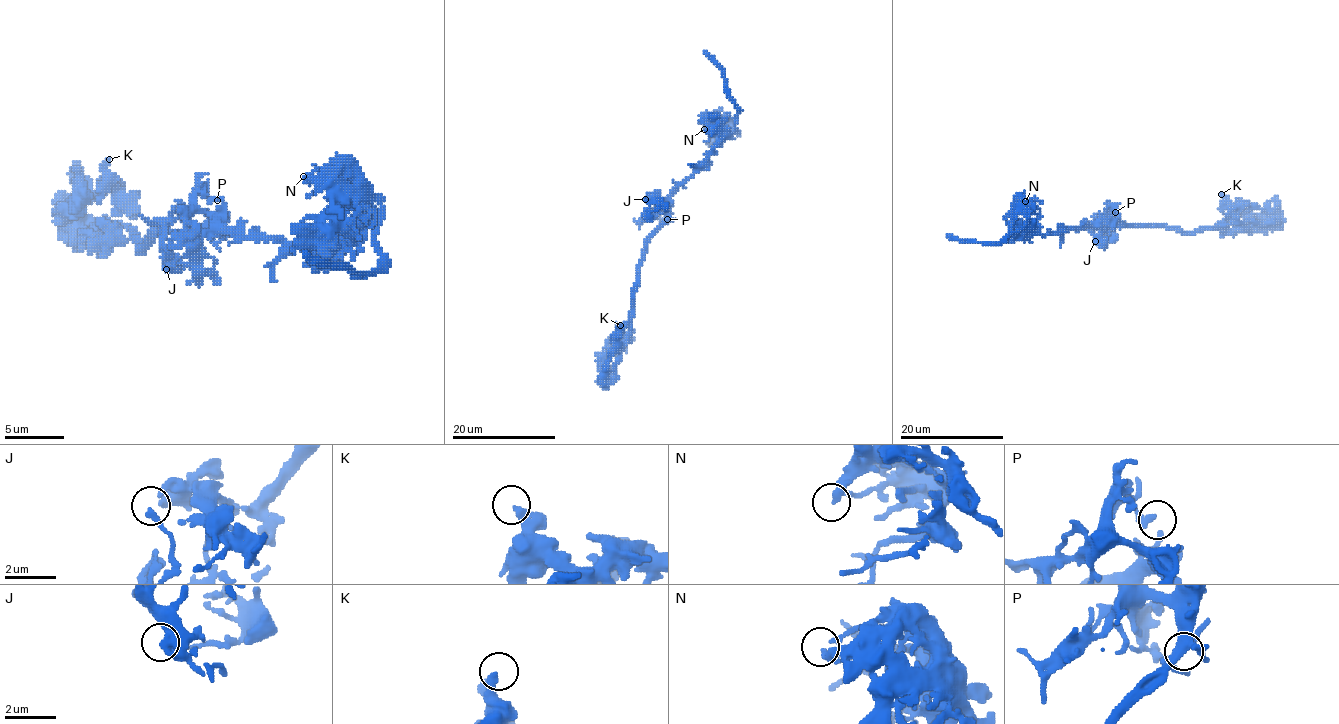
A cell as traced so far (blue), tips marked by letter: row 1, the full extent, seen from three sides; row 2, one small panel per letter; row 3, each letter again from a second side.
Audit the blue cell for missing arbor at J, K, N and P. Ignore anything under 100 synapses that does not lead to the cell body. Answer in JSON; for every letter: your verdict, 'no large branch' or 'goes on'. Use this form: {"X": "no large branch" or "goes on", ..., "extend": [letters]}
{"J": "no large branch", "K": "no large branch", "N": "no large branch", "P": "no large branch", "extend": []}

